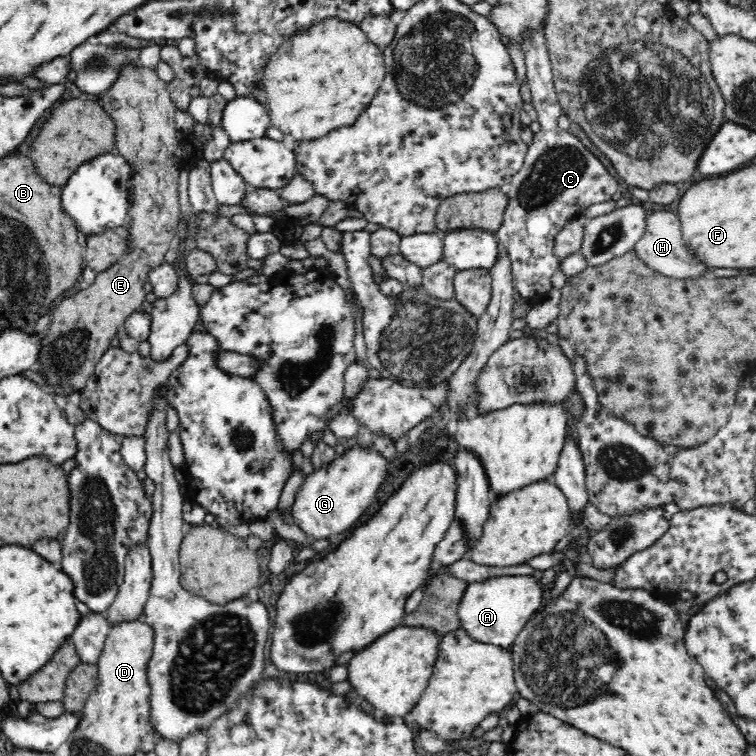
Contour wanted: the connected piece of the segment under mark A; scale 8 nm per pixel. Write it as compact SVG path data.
M542 573L494 576L483 582L468 584L458 606L458 617L464 630L484 644L510 648L526 623L542 608L547 589L541 582Z

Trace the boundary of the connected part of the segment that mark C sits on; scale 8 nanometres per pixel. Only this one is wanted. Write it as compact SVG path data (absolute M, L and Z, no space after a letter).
M533 31L523 43L527 84L532 100L530 103L538 113L541 131L536 133L533 143L528 146L528 151L518 174L515 174L510 185L506 188L509 201L503 216L503 222L497 230L498 242L507 249L511 260L512 276L523 301L532 303L546 294L552 286L552 274L558 270L561 260L555 254L555 238L568 220L580 217L584 210L593 204L606 202L618 192L618 180L610 174L608 168L574 135L568 133L556 124L563 109L558 101L558 95L553 83L551 60L549 59L549 47L543 31Z

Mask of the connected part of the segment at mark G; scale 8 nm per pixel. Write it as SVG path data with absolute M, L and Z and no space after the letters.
M357 442L352 448L347 447L302 482L292 504L293 521L310 540L350 532L359 524L360 516L374 502L380 486L389 476L388 465L389 461L374 445L365 448Z

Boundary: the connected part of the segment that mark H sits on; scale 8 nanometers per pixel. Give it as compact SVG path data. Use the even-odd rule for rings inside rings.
M655 211L646 216L646 232L635 245L635 252L651 268L668 278L678 280L694 280L704 278L712 267L702 261L698 255L687 246L682 235L682 223L678 211Z

